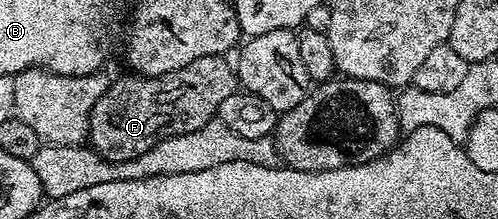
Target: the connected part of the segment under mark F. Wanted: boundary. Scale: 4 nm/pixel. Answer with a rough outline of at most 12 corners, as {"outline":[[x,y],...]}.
{"outline":[[221,54],[150,78],[127,72],[93,104],[110,162],[201,129],[240,89]]}

